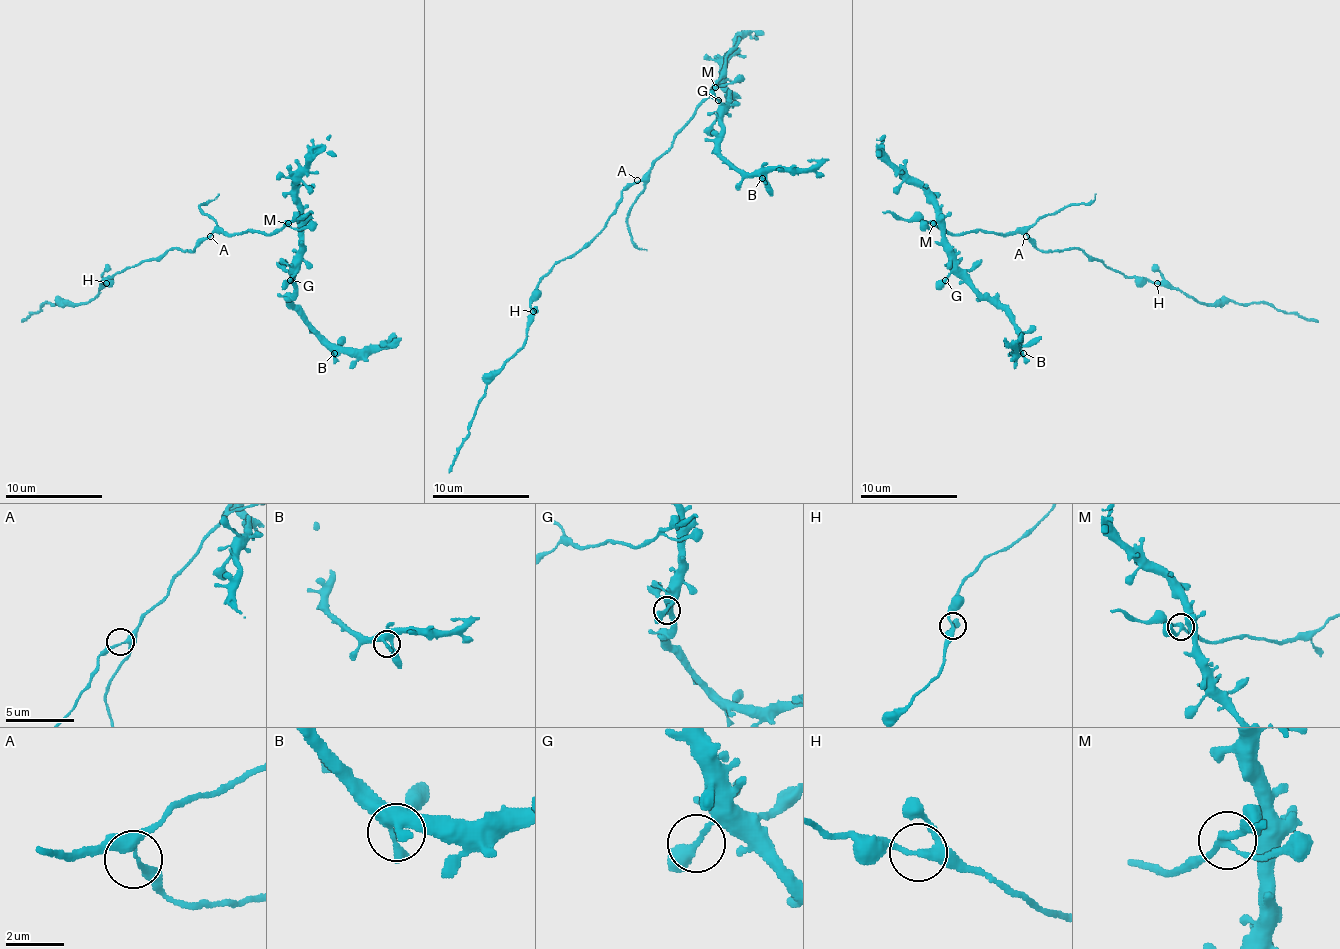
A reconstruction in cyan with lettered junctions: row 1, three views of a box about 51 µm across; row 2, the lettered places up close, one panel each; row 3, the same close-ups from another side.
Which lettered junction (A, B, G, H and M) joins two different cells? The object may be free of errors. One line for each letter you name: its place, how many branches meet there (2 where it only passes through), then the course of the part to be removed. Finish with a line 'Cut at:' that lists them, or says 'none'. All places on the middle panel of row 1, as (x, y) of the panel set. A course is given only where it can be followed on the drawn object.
Cut at: none

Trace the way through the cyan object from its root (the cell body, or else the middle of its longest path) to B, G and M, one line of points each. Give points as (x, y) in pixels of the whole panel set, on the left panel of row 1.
B: (210, 236), (215, 231), (276, 233), (285, 226), (300, 226), (300, 267), (295, 272), (293, 306), (334, 353)
G: (210, 236), (215, 231), (276, 233), (285, 226), (300, 226), (300, 253), (295, 275), (290, 280)
M: (210, 236), (215, 231), (276, 233), (288, 223)

